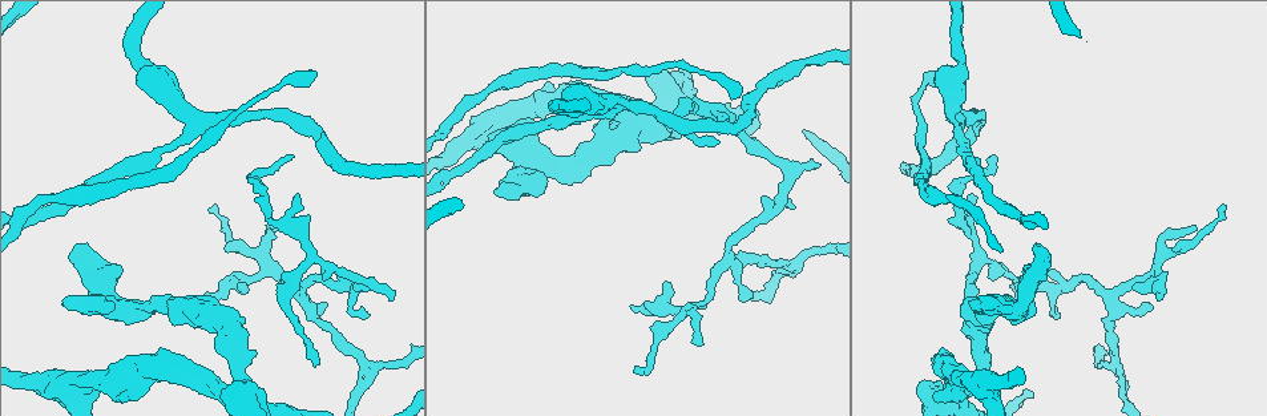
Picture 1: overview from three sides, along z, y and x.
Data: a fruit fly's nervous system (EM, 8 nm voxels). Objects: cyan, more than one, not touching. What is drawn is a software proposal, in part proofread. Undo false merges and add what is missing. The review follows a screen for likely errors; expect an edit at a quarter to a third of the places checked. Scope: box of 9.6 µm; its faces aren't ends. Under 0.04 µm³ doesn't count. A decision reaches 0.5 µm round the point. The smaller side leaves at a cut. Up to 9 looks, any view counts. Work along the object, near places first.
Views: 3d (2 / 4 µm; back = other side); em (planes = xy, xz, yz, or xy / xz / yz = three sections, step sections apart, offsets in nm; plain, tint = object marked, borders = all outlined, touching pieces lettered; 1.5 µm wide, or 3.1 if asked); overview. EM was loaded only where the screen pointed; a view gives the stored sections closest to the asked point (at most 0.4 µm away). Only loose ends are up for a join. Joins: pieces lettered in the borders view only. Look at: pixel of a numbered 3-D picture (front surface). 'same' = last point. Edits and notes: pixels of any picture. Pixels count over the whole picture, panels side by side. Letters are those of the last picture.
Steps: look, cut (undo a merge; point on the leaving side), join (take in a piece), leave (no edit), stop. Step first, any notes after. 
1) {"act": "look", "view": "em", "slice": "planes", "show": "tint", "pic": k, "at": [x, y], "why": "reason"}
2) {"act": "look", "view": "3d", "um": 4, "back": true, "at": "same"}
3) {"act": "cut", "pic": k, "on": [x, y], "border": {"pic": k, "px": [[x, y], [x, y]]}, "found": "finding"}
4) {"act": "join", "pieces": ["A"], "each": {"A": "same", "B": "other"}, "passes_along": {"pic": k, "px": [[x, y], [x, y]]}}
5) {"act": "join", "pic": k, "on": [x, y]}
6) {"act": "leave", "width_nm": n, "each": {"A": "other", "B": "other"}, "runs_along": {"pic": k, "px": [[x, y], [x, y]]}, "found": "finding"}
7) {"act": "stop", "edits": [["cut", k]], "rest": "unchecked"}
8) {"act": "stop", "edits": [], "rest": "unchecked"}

{"act": "look", "view": "em", "slice": "xy", "step": 4, "show": "borders", "pic": 1, "at": [635, 368], "why": "thin end"}

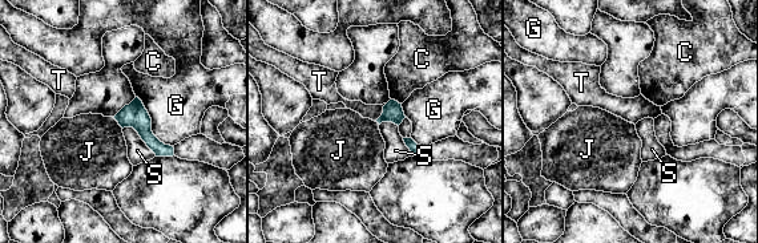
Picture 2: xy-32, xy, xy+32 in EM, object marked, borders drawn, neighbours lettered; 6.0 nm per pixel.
{"act": "look", "view": "em", "slice": "planes", "show": "borders", "at": "same", "why": "cut it another way"}

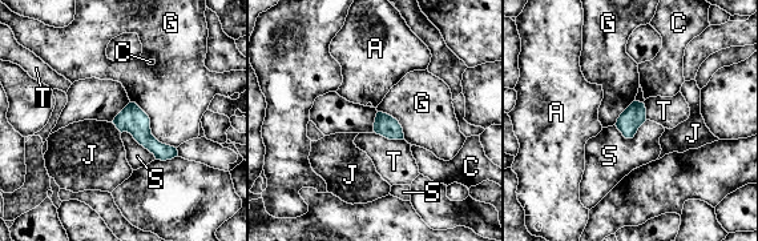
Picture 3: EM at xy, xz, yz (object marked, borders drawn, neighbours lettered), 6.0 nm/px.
{"act": "leave", "width_nm": 140, "each": {"A": "other", "C": "other", "G": "other", "J": "other", "S": "other", "T": "other"}, "border": {"pic": 3, "px": [[112, 121], [121, 132]]}, "found": "none of them fits"}

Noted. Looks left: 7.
{"act": "look", "view": "em", "slice": "planes", "show": "plain", "pic": 1, "at": [996, 158], "why": "long arm stops here"}

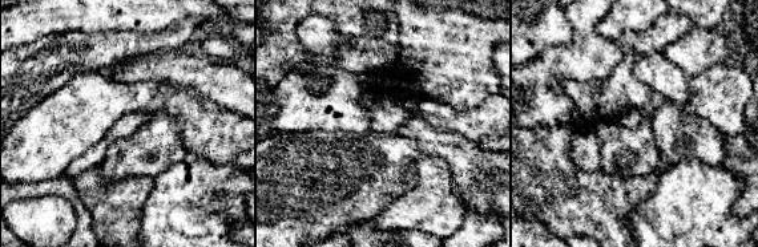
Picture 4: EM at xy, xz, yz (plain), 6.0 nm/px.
{"act": "look", "view": "em", "slice": "planes", "show": "borders", "at": "same", "why": "what lies round it"}

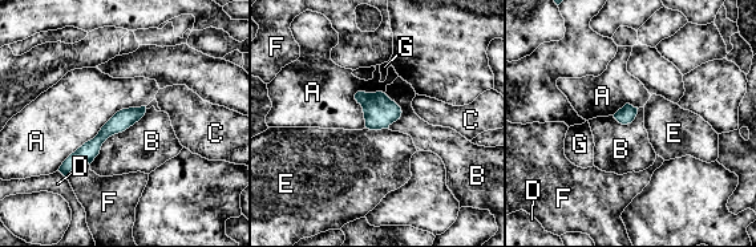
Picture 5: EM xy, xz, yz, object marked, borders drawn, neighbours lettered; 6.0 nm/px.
{"act": "leave", "width_nm": 100, "each": {"A": "other", "B": "other", "C": "other", "D": "other", "E": "other", "F": "other", "G": "other"}, "runs_along": {"pic": 5, "px": [[141, 110], [112, 126], [63, 169]]}, "found": "no lettered piece goes on from it"}

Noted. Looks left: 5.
{"act": "look", "view": "3d", "um": 2, "pic": 1, "at": [617, 103]}

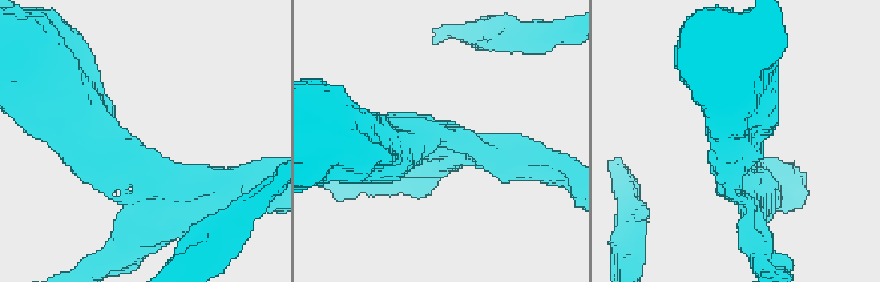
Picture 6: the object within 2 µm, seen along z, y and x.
{"act": "look", "view": "em", "slice": "planes", "show": "borders", "pic": 6, "at": [731, 172]}

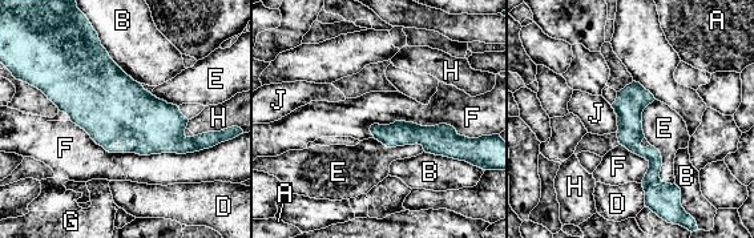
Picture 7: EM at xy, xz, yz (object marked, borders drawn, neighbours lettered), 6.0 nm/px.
{"act": "leave", "each": {"A": "other", "B": "other", "D": "other", "E": "other", "F": "other", "G": "other", "H": "other", "J": "other"}, "arms": 3, "border": {"pic": 7, "px": [[374, 137], [424, 150]]}, "found": "all the same neuron"}

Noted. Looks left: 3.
{"act": "look", "view": "em", "slice": "planes", "show": "tint", "pic": 1, "at": [390, 301], "why": "an open end"}

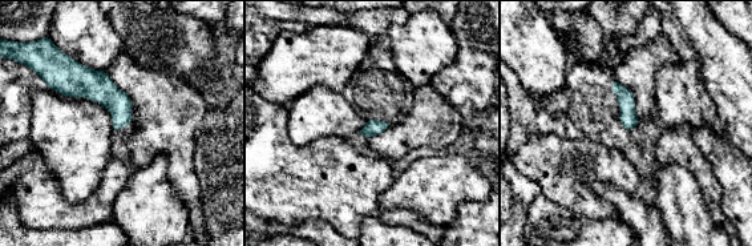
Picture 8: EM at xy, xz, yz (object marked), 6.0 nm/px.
{"act": "look", "view": "em", "slice": "planes", "show": "borders", "at": "same", "why": "see the neighbours"}

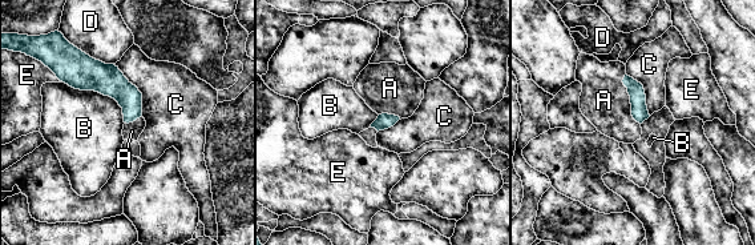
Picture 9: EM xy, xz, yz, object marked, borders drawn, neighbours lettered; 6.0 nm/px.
{"act": "join", "pieces": ["A"], "each": {"A": "same", "B": "other", "C": "other", "D": "other", "E": "other"}, "found": "it goes on there"}

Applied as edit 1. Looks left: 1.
{"act": "stop", "edits": [["join", 9]], "rest": "unchecked"}

